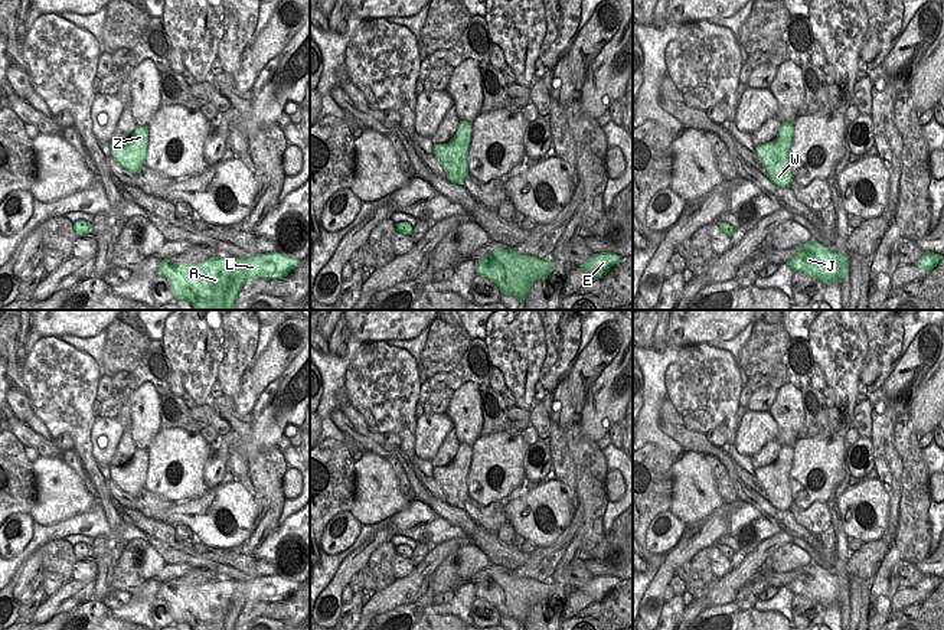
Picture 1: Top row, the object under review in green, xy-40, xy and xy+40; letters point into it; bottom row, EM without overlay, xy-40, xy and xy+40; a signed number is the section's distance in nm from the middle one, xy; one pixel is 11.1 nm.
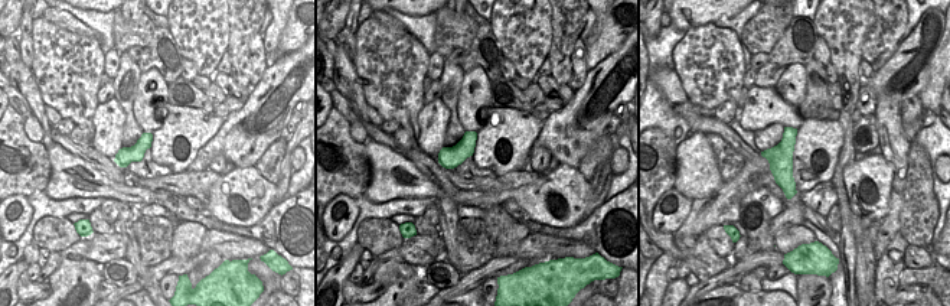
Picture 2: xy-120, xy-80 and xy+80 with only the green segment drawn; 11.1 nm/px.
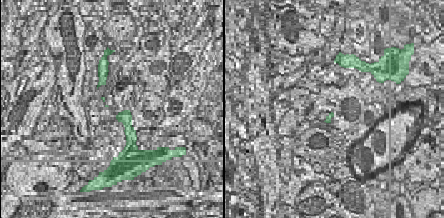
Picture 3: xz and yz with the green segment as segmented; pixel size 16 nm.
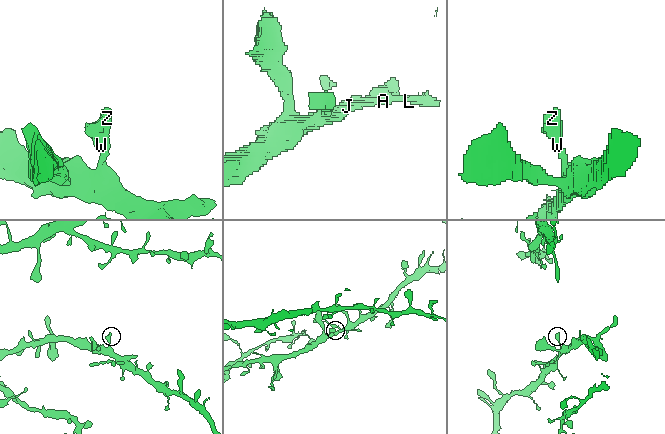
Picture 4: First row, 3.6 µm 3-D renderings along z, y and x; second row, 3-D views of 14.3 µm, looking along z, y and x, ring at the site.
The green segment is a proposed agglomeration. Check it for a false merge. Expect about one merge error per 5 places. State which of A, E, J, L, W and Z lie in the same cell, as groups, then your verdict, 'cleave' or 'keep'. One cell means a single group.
groups A E J L W Z; keep

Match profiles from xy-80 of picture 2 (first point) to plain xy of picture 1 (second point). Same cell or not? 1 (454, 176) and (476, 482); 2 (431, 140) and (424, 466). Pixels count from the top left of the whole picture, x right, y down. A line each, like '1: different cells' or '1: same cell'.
1: different cells
2: different cells

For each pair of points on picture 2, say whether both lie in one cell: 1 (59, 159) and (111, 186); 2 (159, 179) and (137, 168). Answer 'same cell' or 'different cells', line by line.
1: same cell
2: same cell

